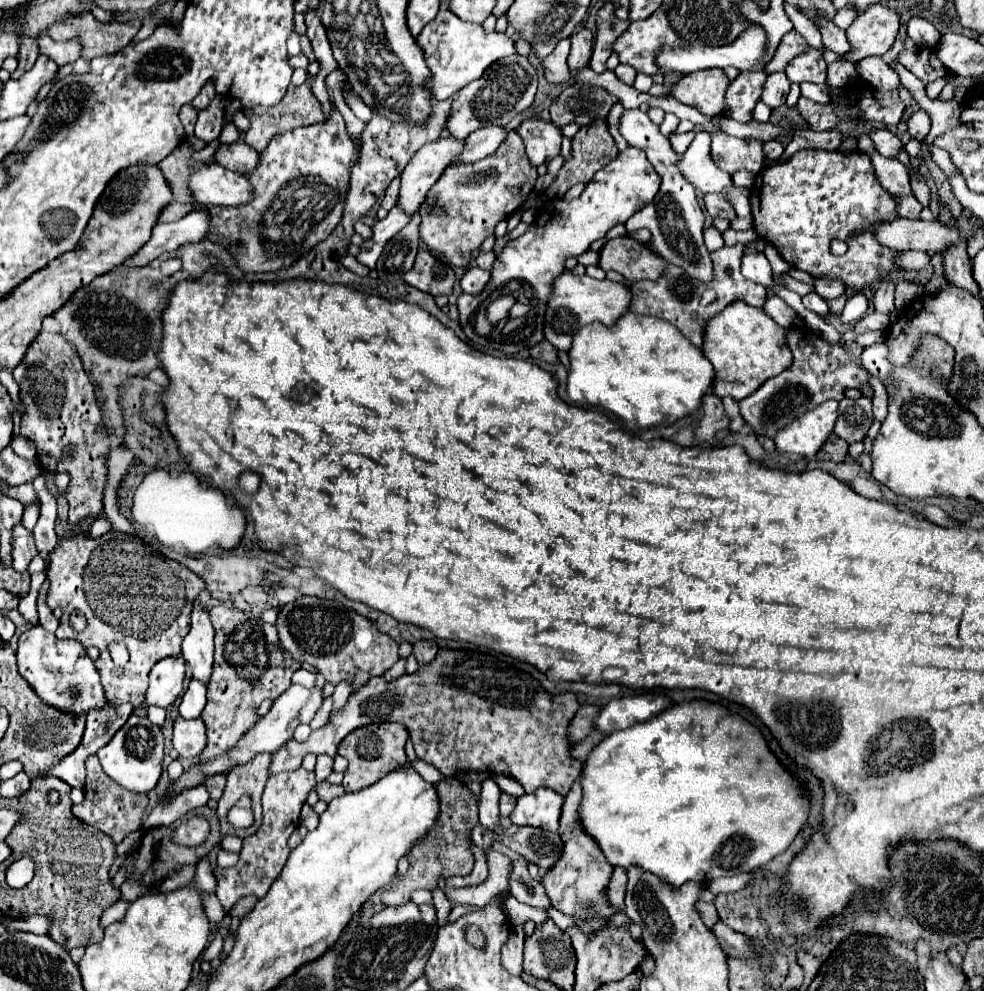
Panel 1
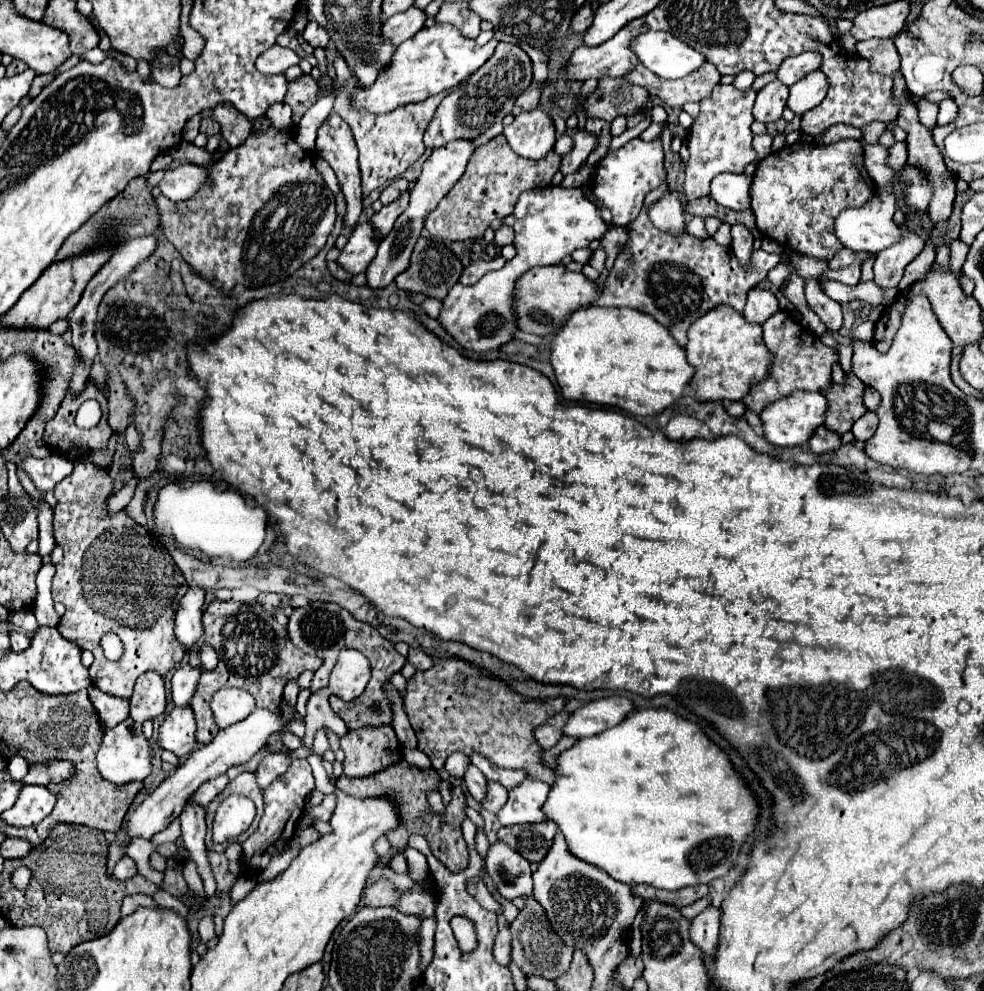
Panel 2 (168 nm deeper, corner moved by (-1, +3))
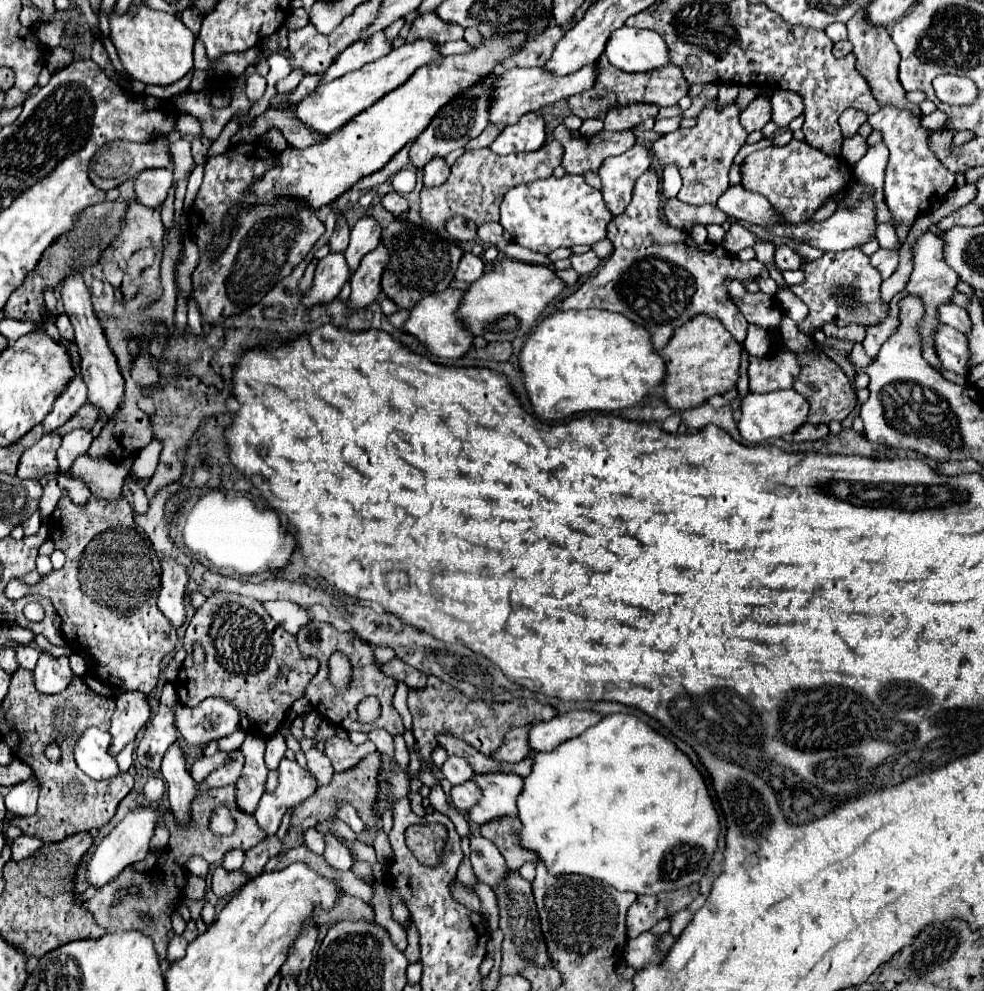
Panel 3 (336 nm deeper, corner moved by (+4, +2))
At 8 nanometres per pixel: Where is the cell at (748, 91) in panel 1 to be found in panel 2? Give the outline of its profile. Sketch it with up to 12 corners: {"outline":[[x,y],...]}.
{"outline":[[718,84],[688,134],[684,194],[760,162],[756,90]]}

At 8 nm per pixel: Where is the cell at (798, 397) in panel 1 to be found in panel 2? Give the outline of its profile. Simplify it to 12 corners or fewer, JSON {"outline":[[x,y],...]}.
{"outline":[[774,314],[764,342],[772,374],[742,400],[760,414],[794,390],[824,392],[838,352]]}

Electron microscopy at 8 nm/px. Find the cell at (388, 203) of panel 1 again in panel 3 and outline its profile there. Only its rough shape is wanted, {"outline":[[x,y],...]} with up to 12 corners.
{"outline":[[395,191],[381,197],[381,205],[393,215],[409,211],[409,203]]}

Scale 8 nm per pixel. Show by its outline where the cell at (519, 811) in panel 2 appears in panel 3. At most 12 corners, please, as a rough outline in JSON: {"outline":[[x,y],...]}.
{"outline":[[473,775],[481,799],[469,809],[477,825],[517,815],[523,777]]}

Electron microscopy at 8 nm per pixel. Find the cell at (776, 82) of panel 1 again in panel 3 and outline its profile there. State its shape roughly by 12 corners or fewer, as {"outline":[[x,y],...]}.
{"outline":[[755,97],[741,113],[747,133],[761,131],[771,121],[771,105]]}

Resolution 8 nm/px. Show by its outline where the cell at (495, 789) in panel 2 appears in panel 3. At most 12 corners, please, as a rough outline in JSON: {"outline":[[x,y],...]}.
{"outline":[[473,781],[451,787],[451,803],[467,813],[481,791]]}

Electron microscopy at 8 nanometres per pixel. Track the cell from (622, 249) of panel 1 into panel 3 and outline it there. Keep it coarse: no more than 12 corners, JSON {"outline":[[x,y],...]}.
{"outline":[[593,251],[571,255],[573,269],[579,275],[597,269],[597,255]]}

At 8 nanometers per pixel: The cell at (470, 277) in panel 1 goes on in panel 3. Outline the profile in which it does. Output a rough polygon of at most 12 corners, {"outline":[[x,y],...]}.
{"outline":[[465,253],[455,277],[473,283],[481,277],[481,257]]}

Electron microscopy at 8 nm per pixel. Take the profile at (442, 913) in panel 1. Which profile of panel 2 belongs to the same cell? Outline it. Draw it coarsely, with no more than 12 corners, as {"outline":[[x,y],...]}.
{"outline":[[394,854],[390,868],[396,874],[410,874],[404,854]]}

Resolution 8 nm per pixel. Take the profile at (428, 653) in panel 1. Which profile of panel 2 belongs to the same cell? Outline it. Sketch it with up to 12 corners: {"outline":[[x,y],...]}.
{"outline":[[410,648],[408,662],[418,670],[434,664],[422,648]]}

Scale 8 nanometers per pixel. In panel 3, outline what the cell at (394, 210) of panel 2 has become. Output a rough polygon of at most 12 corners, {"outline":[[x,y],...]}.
{"outline":[[361,217],[343,253],[351,273],[379,245],[377,221]]}

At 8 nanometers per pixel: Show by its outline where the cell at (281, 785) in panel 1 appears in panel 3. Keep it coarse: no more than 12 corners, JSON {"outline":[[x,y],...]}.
{"outline":[[283,757],[277,789],[265,793],[255,819],[277,833],[287,809],[301,805],[317,781],[297,761]]}

